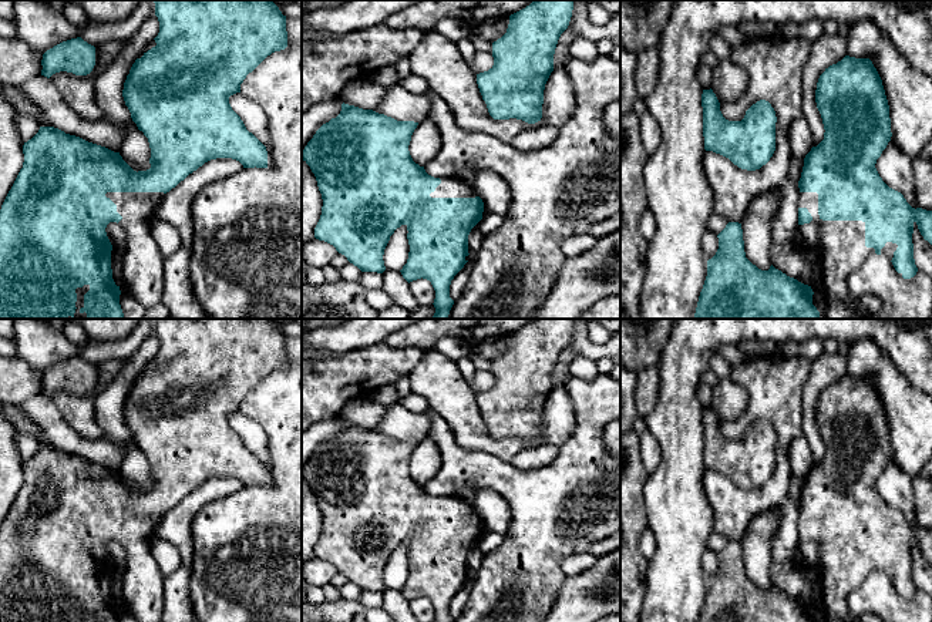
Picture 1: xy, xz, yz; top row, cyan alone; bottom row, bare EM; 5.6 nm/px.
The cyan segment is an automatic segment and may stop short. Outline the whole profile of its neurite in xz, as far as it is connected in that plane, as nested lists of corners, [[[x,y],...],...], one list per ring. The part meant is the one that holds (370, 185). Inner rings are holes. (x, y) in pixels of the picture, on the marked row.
[[[343,102],[340,114],[323,124],[307,142],[302,159],[314,174],[323,199],[314,238],[333,245],[361,272],[383,273],[390,236],[406,225],[410,252],[400,272],[408,283],[421,278],[430,280],[435,290],[431,319],[447,319],[454,305],[450,285],[468,262],[468,235],[482,219],[484,202],[480,196],[430,196],[441,179],[428,175],[410,155],[408,145],[417,125]]]

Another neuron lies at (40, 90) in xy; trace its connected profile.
[[[41,74],[28,78],[20,88],[30,101],[41,108],[43,115],[54,128],[114,152],[120,152],[122,138],[129,128],[138,130],[132,120],[127,124],[112,124],[104,120],[91,121],[81,118],[65,104],[54,83]]]

